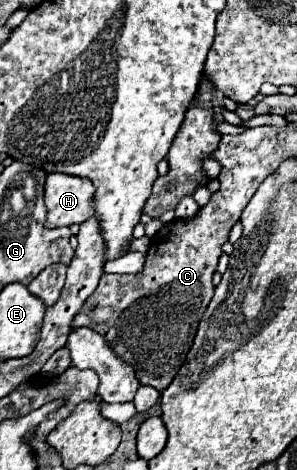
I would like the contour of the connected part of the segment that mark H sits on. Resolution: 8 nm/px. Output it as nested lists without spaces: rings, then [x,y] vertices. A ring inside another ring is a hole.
[[[48,174],[44,184],[44,204],[48,210],[44,226],[60,228],[82,224],[94,214],[94,208],[90,208],[90,196],[94,196],[94,184],[90,184],[90,180],[66,174]]]

